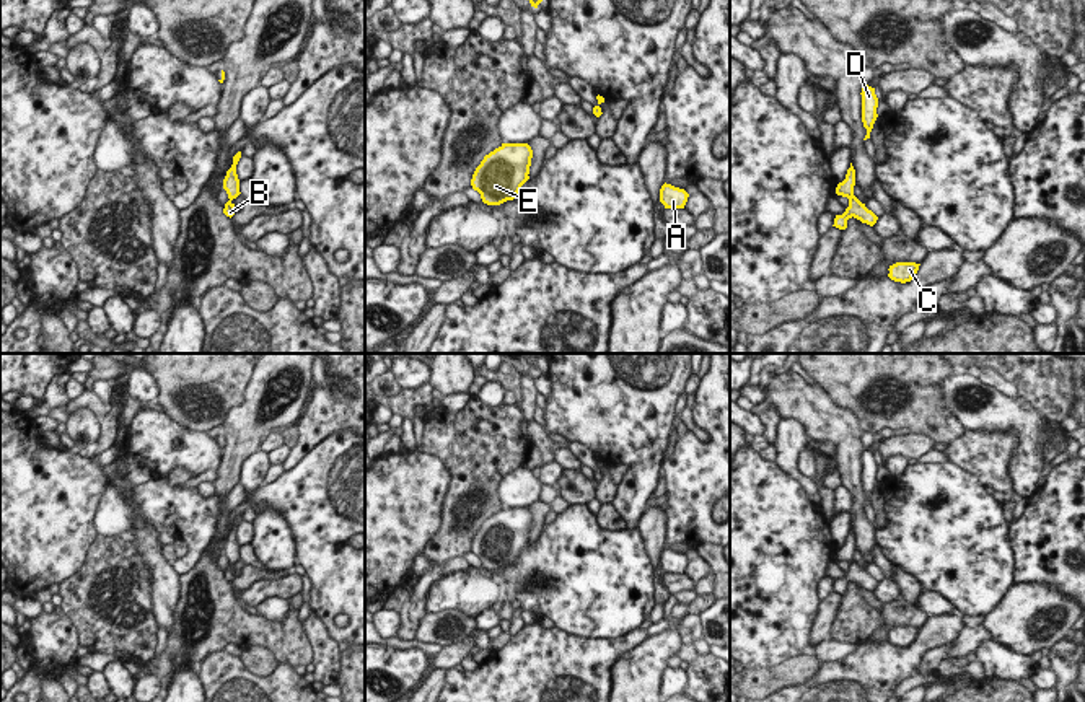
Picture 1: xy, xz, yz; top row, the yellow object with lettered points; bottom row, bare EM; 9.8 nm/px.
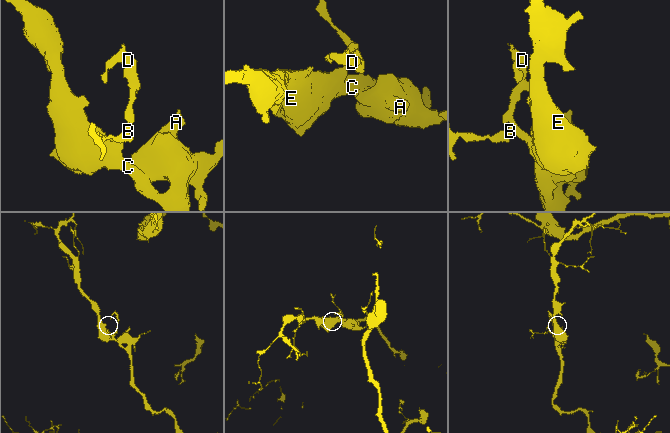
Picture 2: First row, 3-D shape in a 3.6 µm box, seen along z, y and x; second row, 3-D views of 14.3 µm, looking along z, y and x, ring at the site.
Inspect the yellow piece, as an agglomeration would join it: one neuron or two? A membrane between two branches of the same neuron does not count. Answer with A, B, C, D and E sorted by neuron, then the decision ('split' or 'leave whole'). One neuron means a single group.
A B C D E | leave whole

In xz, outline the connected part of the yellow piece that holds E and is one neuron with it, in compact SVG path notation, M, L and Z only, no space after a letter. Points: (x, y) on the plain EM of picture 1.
M502 508L484 521L476 533L471 551L487 570L513 565L529 544L533 515L528 508Z

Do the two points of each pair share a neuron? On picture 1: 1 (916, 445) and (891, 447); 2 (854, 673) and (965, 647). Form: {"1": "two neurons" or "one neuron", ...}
{"1": "one neuron", "2": "two neurons"}

